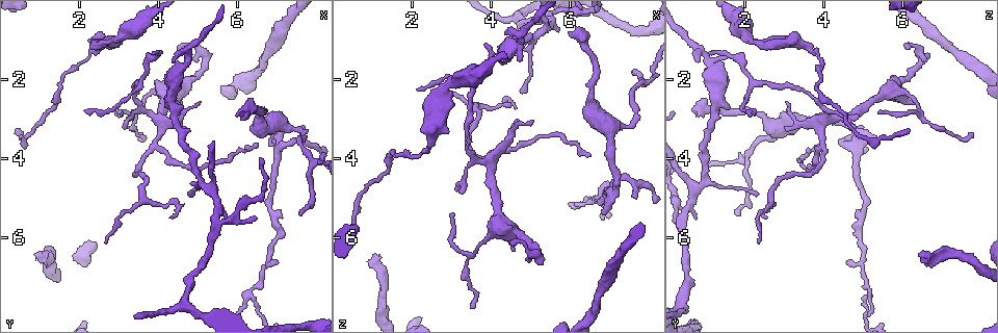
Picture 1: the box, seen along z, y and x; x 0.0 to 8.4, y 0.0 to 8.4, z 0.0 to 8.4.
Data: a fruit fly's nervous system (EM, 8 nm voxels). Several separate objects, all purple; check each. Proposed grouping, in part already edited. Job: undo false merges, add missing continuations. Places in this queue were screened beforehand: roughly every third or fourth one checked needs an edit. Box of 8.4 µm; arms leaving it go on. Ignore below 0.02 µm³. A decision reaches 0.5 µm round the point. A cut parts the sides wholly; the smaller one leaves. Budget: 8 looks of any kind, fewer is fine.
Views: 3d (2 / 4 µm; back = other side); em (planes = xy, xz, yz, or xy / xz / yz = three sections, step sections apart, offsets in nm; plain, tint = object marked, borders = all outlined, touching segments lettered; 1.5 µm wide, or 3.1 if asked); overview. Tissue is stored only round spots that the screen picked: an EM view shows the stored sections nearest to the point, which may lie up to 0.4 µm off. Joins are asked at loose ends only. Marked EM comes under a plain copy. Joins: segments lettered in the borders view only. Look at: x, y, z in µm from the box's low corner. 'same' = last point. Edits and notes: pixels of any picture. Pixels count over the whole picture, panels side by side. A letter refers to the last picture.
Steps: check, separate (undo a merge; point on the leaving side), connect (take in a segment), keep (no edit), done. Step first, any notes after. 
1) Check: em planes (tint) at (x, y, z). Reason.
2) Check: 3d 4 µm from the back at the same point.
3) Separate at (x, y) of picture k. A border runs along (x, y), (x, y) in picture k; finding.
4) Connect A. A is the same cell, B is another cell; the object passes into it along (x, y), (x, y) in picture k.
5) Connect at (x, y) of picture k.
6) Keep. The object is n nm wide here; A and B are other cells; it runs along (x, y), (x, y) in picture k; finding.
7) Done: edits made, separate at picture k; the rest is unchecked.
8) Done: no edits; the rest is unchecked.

Check: 3d 4 µm from the back at (4.00, 3.65, 3.90). Four-way junction.

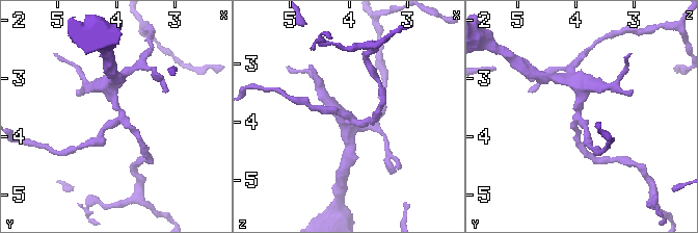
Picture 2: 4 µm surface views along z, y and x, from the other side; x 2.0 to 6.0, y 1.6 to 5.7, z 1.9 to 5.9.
Check: em planes (tint) at (3.95, 3.60, 4.00). 4 arms meet here.

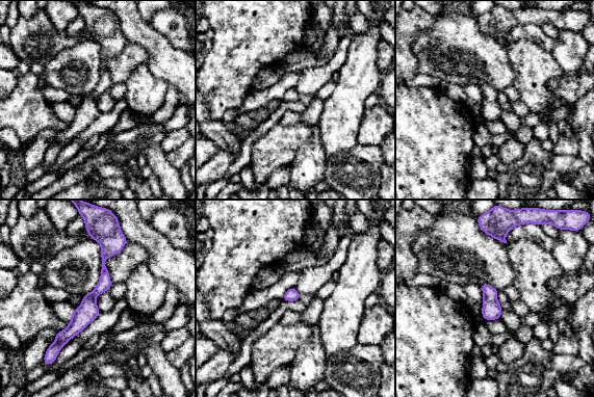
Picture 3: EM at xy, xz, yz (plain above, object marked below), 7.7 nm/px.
Check: em planes (borders) at the same point.

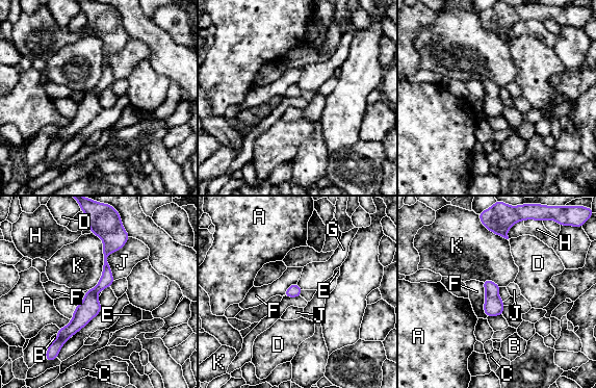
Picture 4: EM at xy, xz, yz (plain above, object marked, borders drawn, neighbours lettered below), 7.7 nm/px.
Keep. A, B, C, D, E, F, G, H, J and K are other cells; it runs along (103, 233), (106, 280), (58, 343) in picture 4; all the same cell.

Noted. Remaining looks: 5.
Check: em planes (borders) at (2.50, 1.15, 3.60). Sudden change in width.

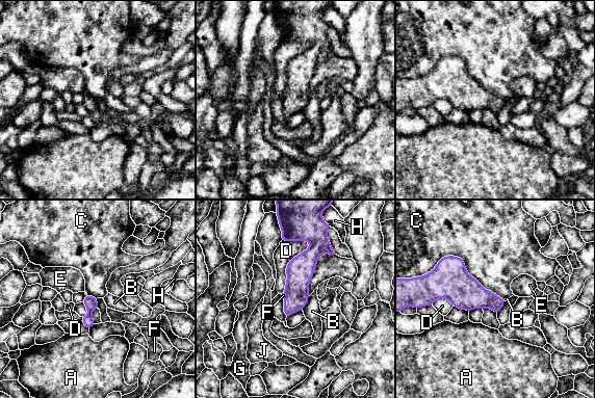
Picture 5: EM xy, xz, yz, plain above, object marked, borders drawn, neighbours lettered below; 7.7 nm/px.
Keep. The object is 100 nm wide here; A, B, C, D, E, F, G, H and J are other cells; a border runs along (429, 271), (459, 256), (503, 299) in picture 5; one cell here.

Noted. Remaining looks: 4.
Check: 3d 4 µm at (4.90, 2.00, 6.10). Sharp bend.

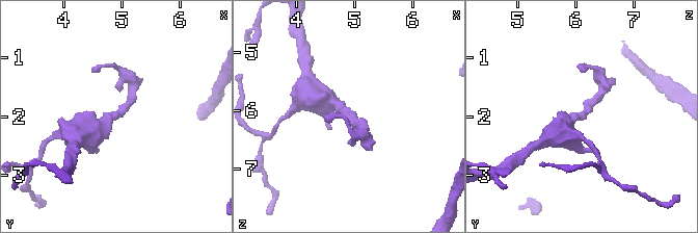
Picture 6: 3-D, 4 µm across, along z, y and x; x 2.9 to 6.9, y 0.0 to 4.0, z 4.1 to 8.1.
Check: em xz step 4 (tint) at (4.85, 2.00, 6.05). Shape alone is not enough.

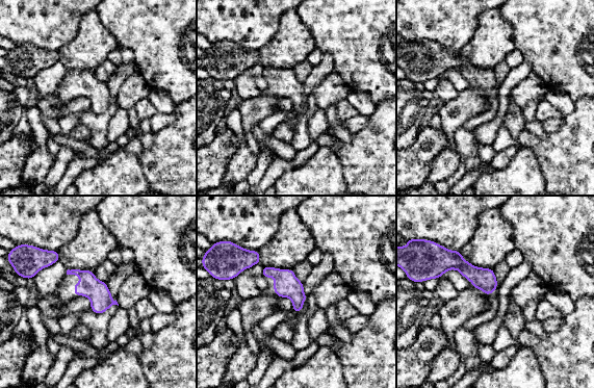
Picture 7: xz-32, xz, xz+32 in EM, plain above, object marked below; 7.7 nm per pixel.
Check: em xy step 4 (borders) at the same point.

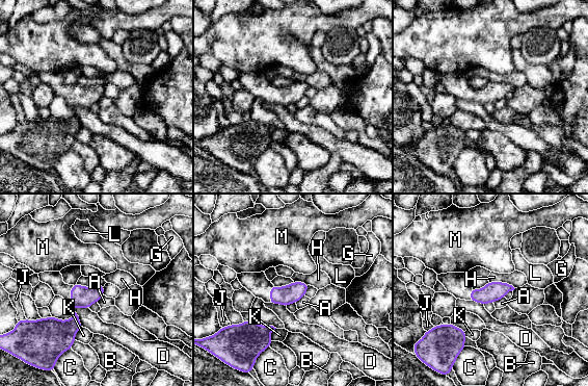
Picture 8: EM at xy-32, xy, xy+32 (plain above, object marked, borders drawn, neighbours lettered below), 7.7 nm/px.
Keep. The object is 150 nm wide here; A, B, C, D, G, H, J, K, L and M are other cells; a border runs along (504, 297), (493, 303) in picture 8; all the same cell.

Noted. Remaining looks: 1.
Done: no edits; the rest is unchecked.

